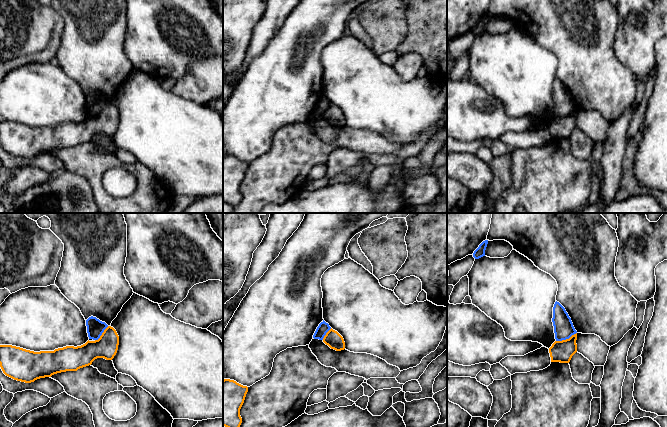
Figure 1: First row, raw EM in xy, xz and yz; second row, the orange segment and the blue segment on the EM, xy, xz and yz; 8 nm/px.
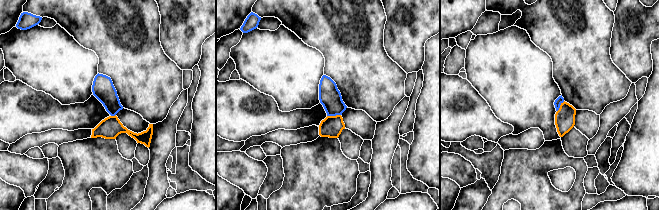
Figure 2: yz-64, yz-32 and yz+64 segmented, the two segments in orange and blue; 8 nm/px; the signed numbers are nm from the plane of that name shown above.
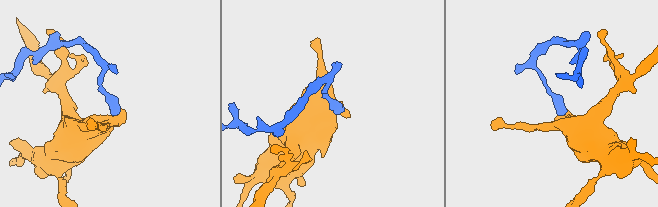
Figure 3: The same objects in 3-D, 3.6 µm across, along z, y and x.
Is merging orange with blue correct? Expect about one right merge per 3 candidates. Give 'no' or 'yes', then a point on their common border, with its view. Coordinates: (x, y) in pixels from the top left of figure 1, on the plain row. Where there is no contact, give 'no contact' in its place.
no; contact yz (566, 115)

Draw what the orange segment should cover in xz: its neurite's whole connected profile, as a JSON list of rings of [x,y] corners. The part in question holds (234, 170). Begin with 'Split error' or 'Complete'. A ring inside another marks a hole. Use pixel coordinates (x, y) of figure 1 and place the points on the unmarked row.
Complete. [[[223,156],[223,202],[232,207],[242,199],[240,185],[244,179],[248,163],[234,156]]]

